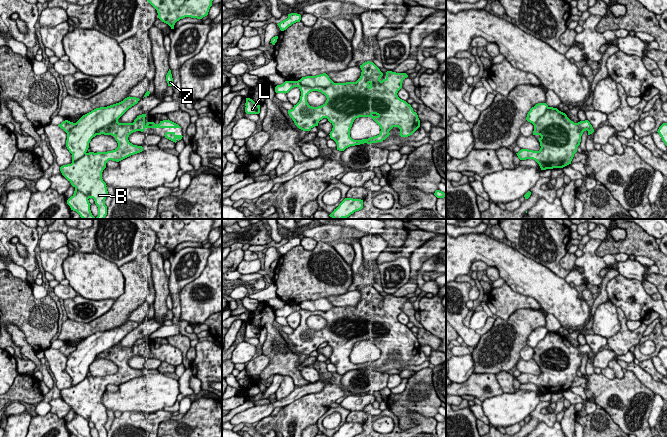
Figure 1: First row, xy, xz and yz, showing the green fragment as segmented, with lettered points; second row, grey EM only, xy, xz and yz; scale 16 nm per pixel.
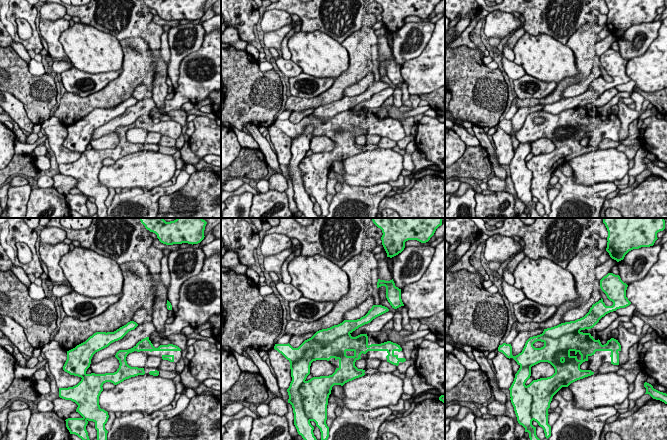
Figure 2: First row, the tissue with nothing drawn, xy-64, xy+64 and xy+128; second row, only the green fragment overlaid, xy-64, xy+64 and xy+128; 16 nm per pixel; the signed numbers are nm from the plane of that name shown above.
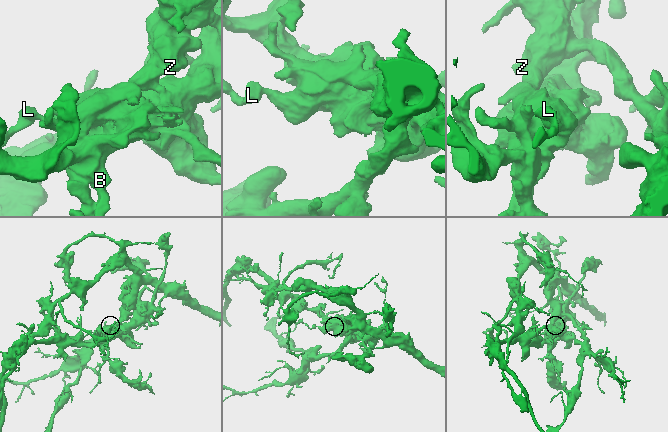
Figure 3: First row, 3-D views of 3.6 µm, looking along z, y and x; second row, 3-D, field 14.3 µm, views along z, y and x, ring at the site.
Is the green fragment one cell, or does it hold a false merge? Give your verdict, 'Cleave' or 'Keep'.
Cleave

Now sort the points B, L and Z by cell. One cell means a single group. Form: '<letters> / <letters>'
B L / Z

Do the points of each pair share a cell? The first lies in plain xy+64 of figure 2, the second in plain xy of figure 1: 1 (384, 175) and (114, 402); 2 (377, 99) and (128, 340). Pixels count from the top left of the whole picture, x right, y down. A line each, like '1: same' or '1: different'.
1: same
2: same

